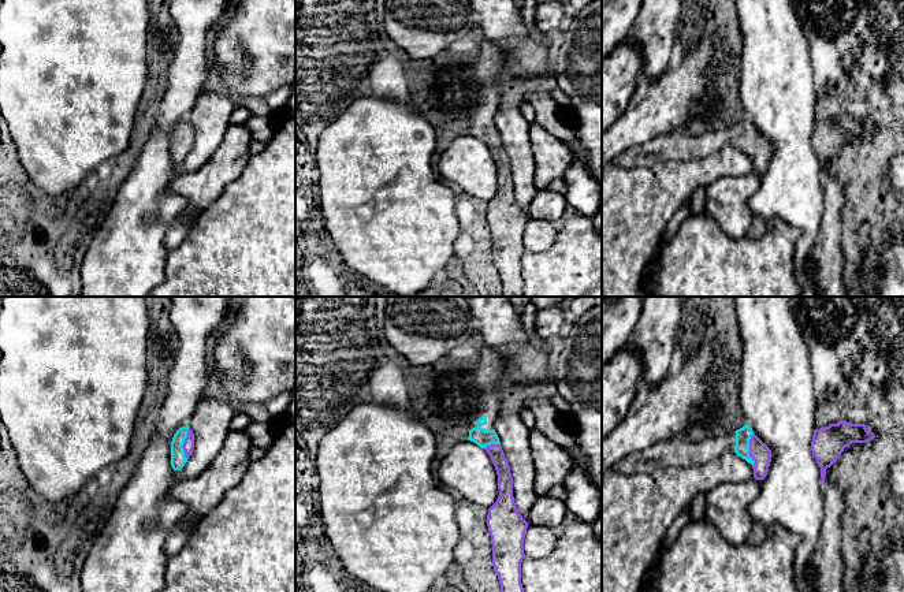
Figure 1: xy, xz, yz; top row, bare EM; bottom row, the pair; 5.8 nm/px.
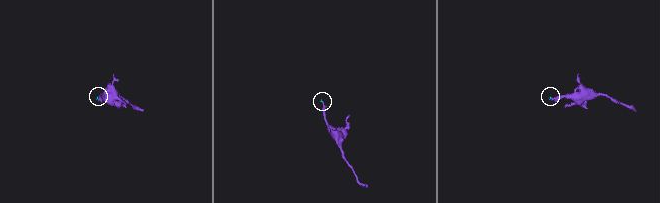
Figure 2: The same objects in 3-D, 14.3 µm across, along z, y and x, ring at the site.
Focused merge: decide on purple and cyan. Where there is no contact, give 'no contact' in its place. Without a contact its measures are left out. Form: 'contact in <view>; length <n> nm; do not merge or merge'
contact in xy; length 190 nm; merge

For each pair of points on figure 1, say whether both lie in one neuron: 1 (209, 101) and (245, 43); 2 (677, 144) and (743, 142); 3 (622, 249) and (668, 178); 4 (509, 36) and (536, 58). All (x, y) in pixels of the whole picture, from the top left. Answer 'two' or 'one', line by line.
1: two
2: one
3: one
4: one

